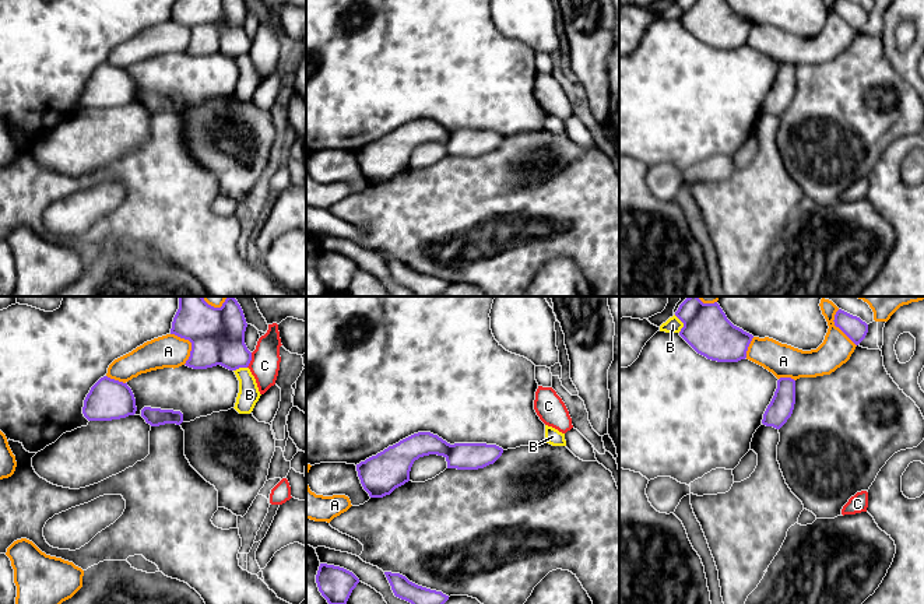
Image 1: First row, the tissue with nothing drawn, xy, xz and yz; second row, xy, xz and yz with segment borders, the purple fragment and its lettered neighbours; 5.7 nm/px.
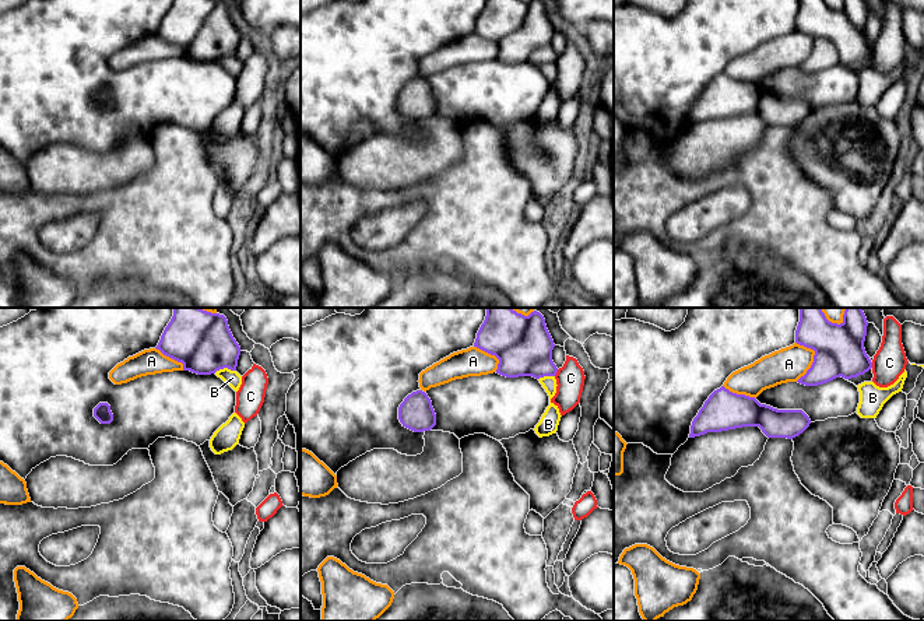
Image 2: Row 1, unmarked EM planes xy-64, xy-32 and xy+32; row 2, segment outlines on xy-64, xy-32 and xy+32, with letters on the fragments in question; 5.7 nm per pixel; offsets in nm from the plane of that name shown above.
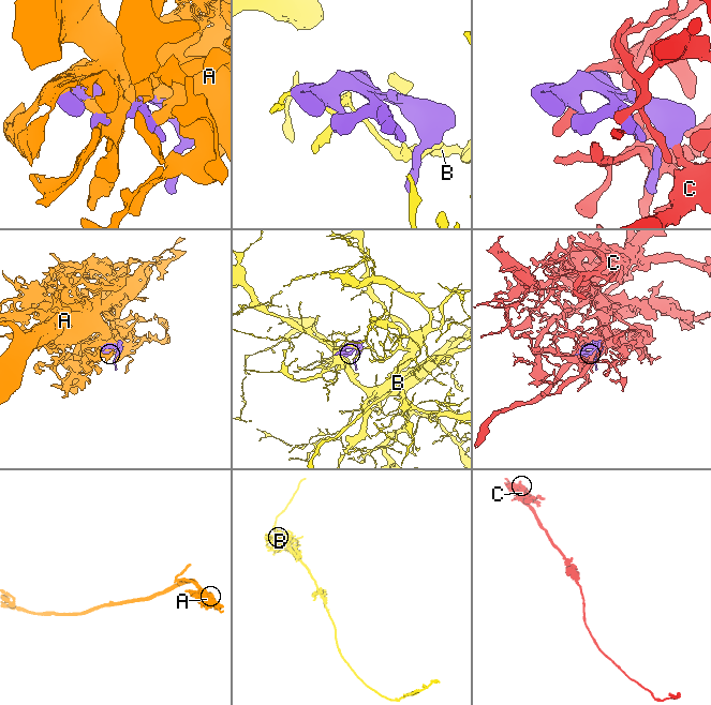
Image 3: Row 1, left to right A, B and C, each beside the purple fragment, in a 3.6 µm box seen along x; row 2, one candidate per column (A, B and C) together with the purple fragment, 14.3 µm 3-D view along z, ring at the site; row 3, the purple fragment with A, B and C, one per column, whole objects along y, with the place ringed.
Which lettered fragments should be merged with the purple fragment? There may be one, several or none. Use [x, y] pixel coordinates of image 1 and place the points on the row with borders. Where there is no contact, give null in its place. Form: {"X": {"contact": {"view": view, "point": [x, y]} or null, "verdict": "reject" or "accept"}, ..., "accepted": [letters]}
{"A": {"contact": {"view": "xy", "point": [192, 344]}, "verdict": "accept"}, "B": {"contact": {"view": "yz", "point": [682, 322]}, "verdict": "reject"}, "C": {"contact": {"view": "xy", "point": [250, 360]}, "verdict": "reject"}, "accepted": ["A"]}

